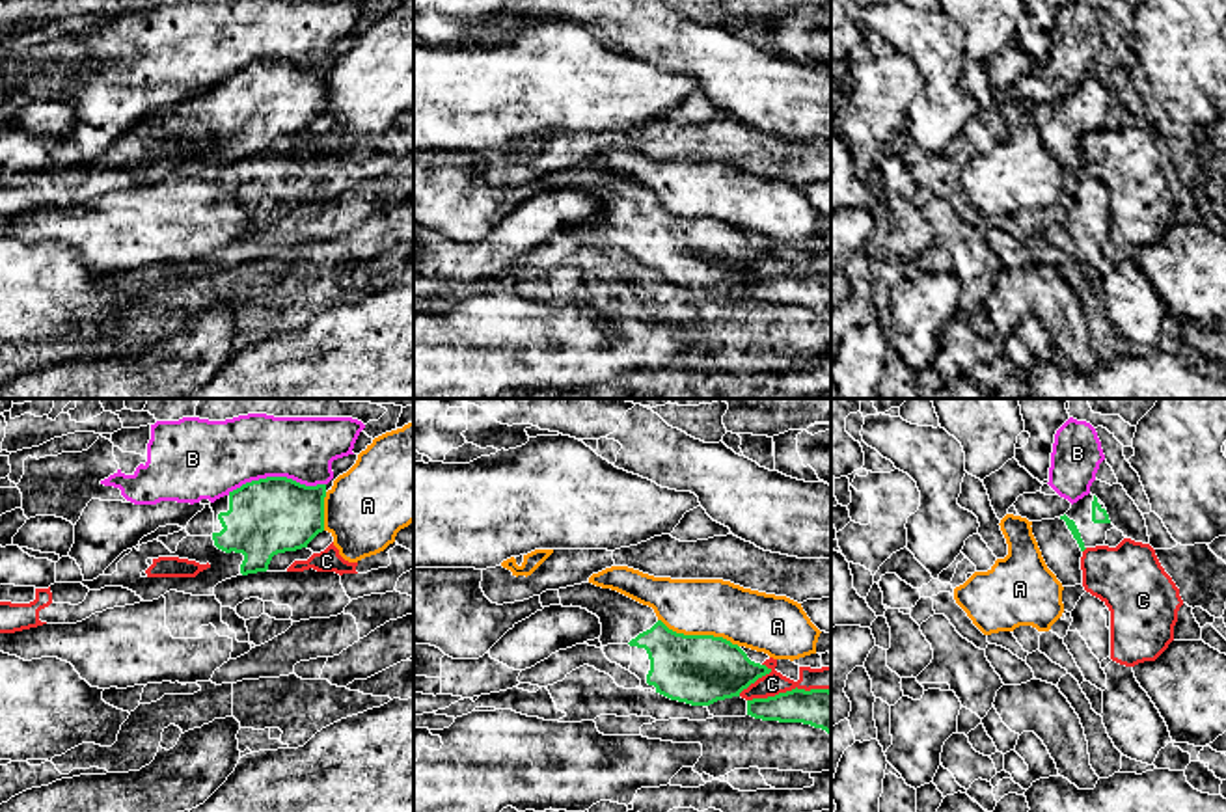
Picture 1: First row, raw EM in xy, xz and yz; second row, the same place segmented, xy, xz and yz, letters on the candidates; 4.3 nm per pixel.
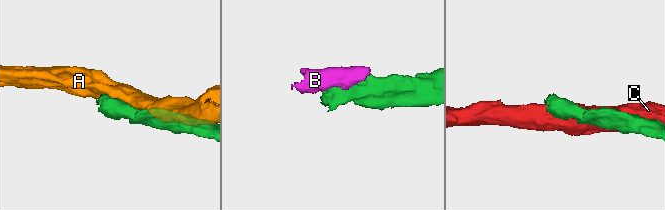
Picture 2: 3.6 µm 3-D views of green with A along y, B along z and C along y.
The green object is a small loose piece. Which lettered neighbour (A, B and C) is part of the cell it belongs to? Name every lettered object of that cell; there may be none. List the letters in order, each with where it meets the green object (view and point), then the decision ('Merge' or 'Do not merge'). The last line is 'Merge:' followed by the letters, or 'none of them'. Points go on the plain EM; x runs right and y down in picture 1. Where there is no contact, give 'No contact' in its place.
A: Touches green at xz (699, 218). Do not merge
B: Touches green at xy (276, 60). Do not merge
C: Touches green at xz (789, 274). Do not merge
Merge: none of them

